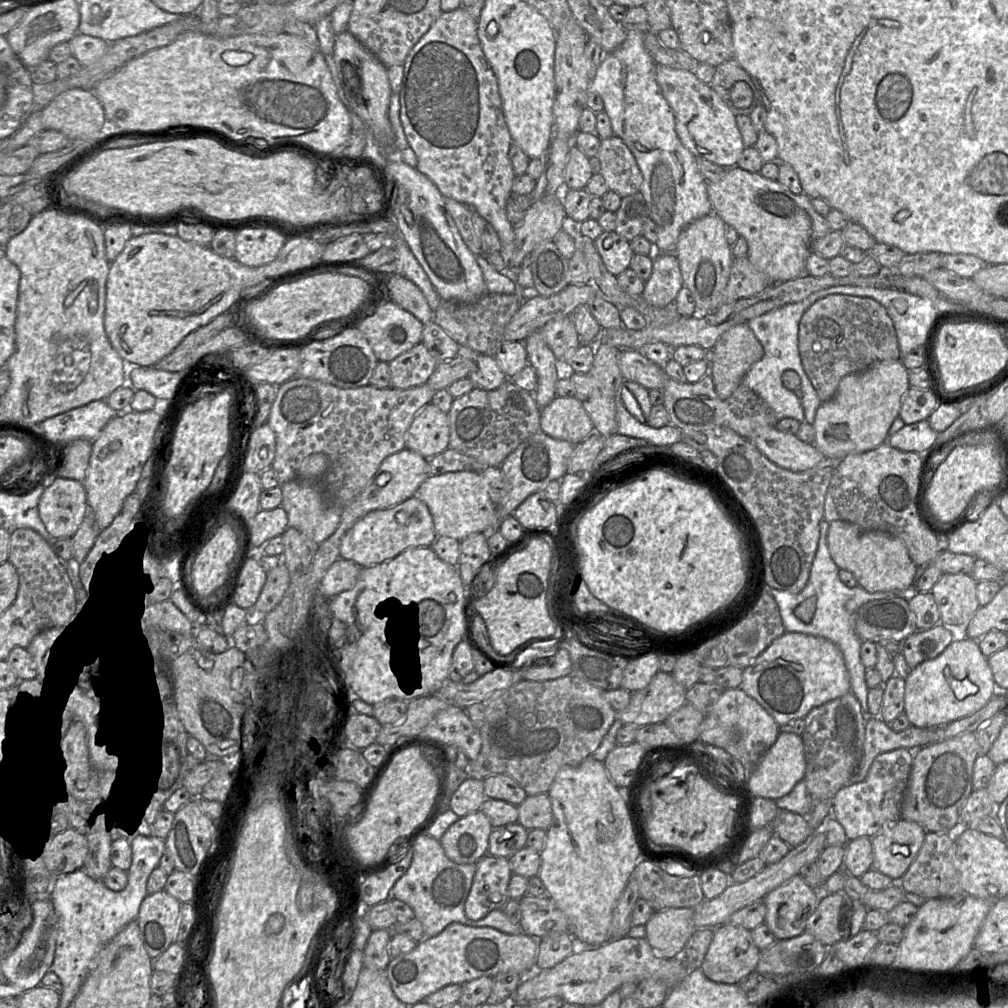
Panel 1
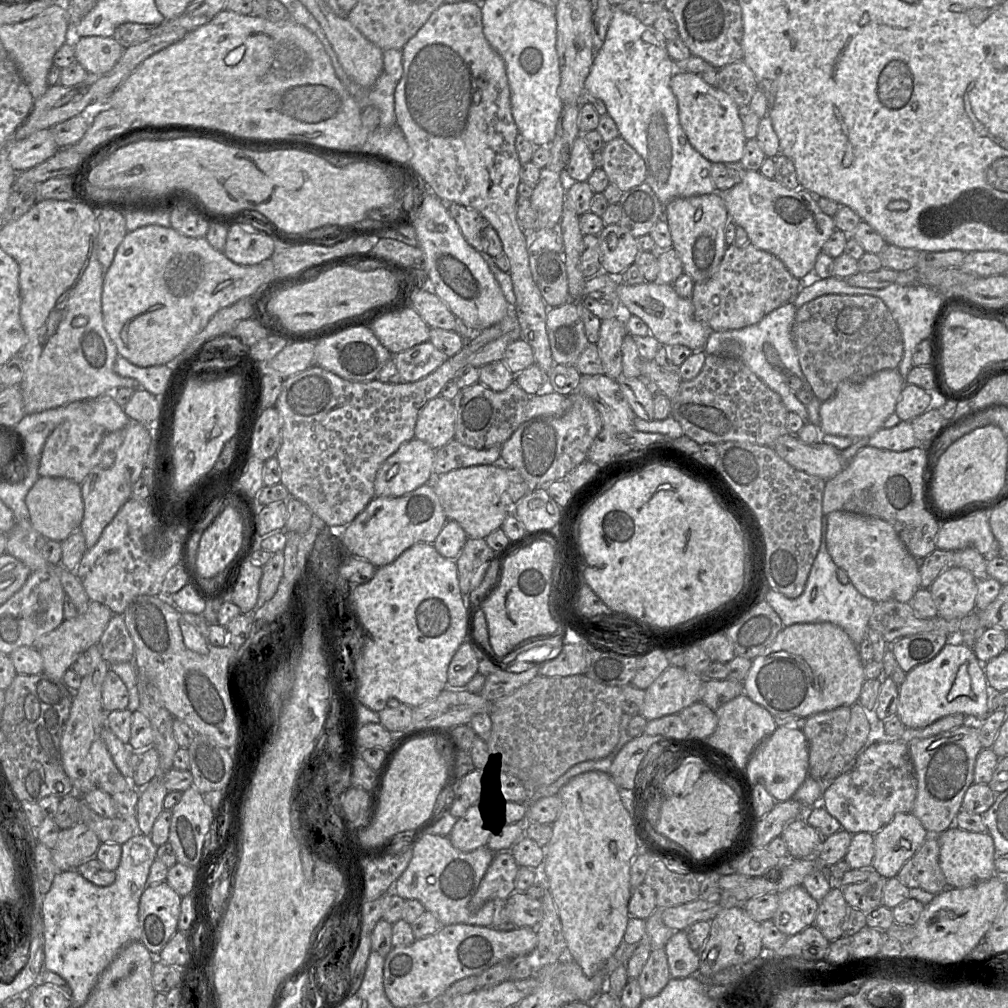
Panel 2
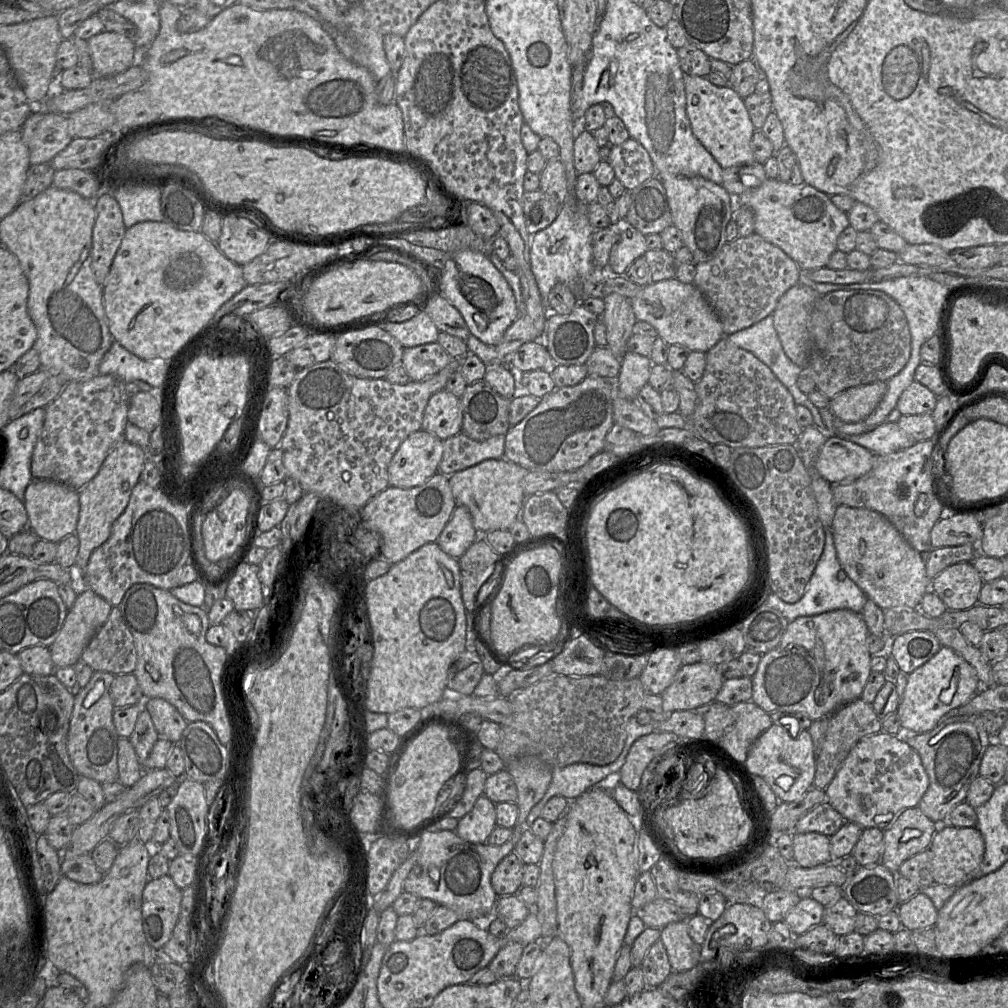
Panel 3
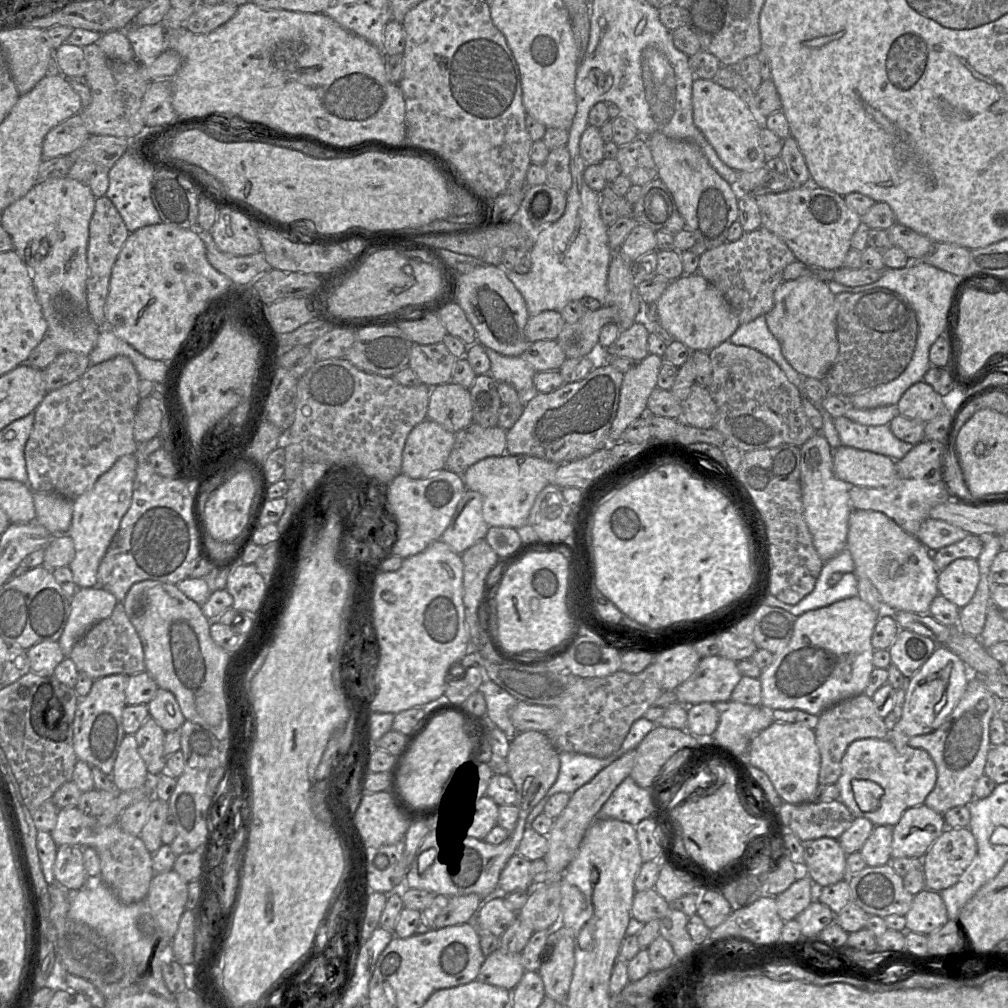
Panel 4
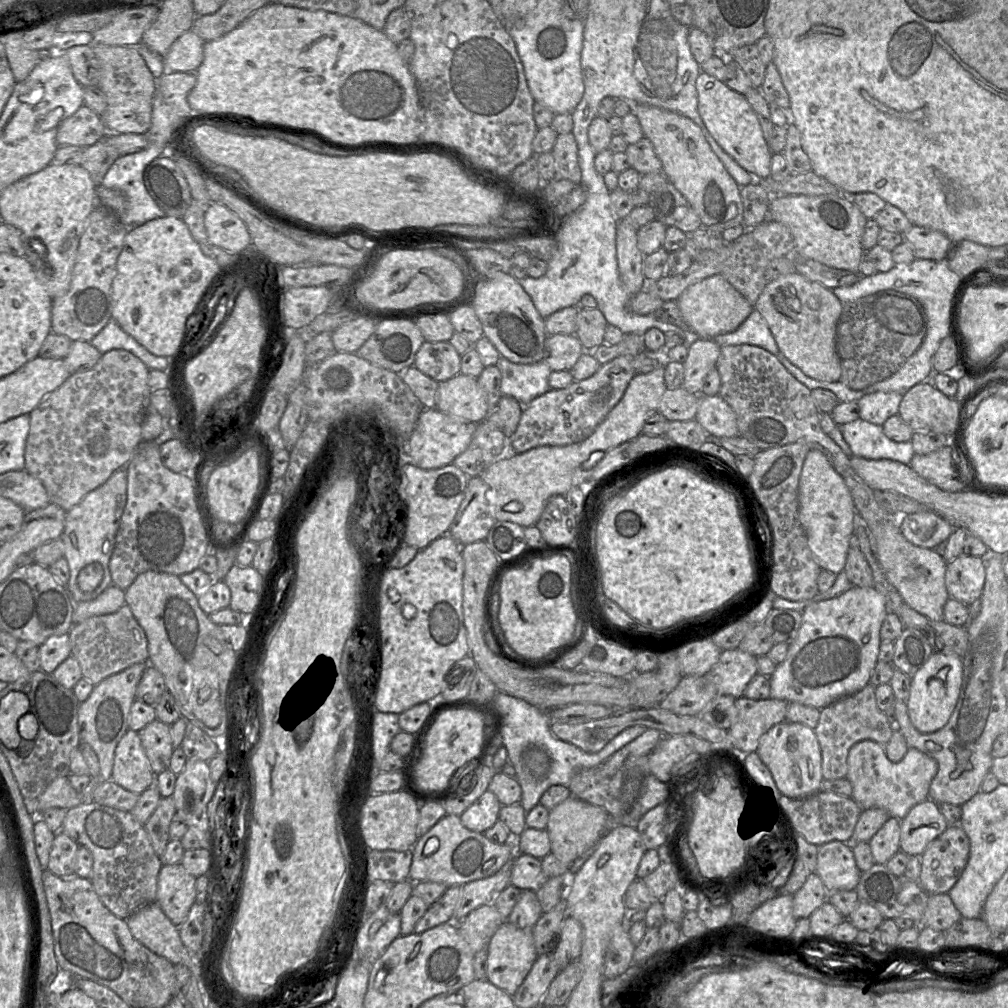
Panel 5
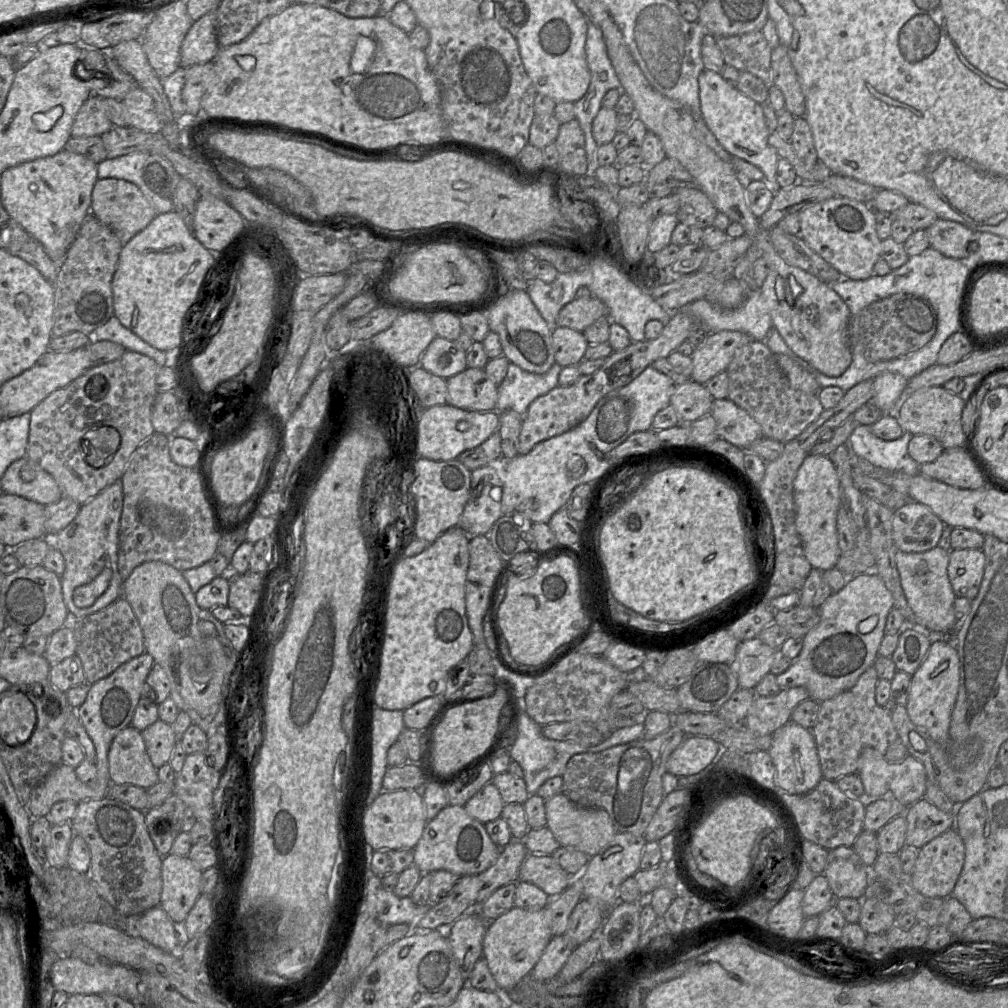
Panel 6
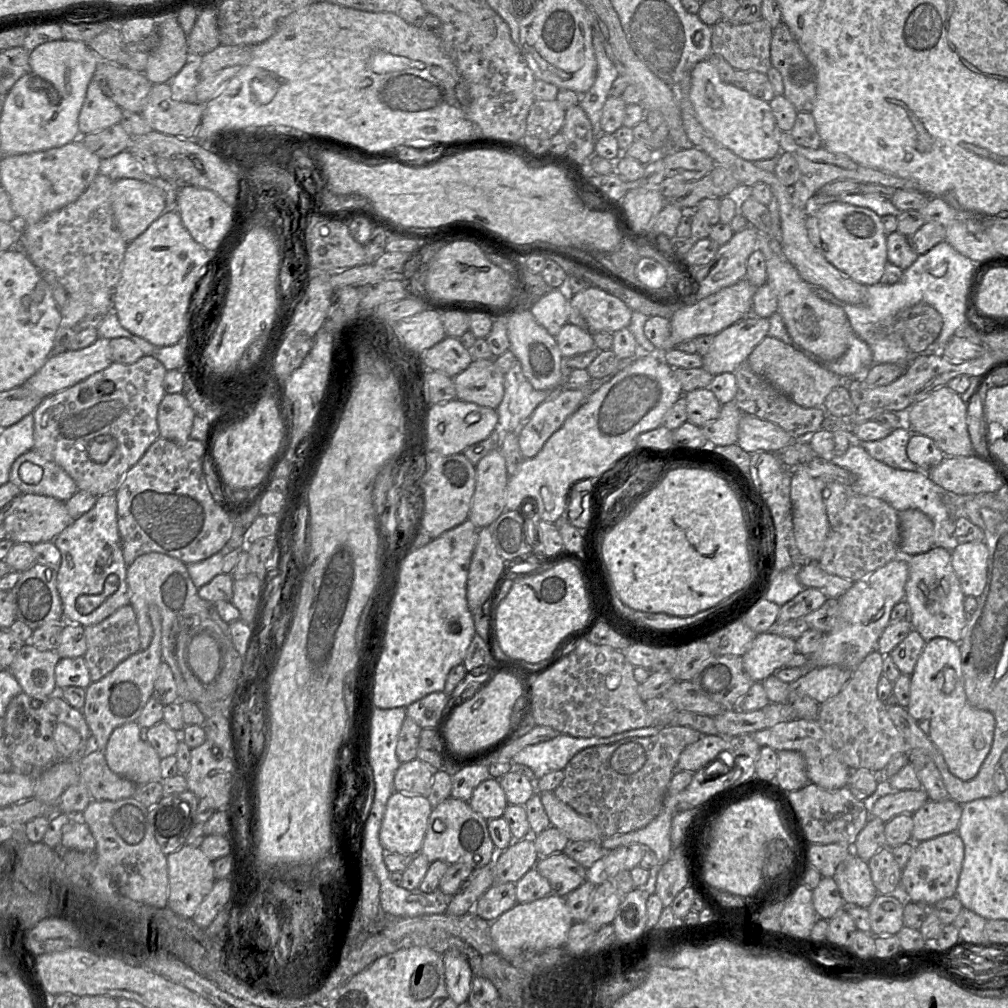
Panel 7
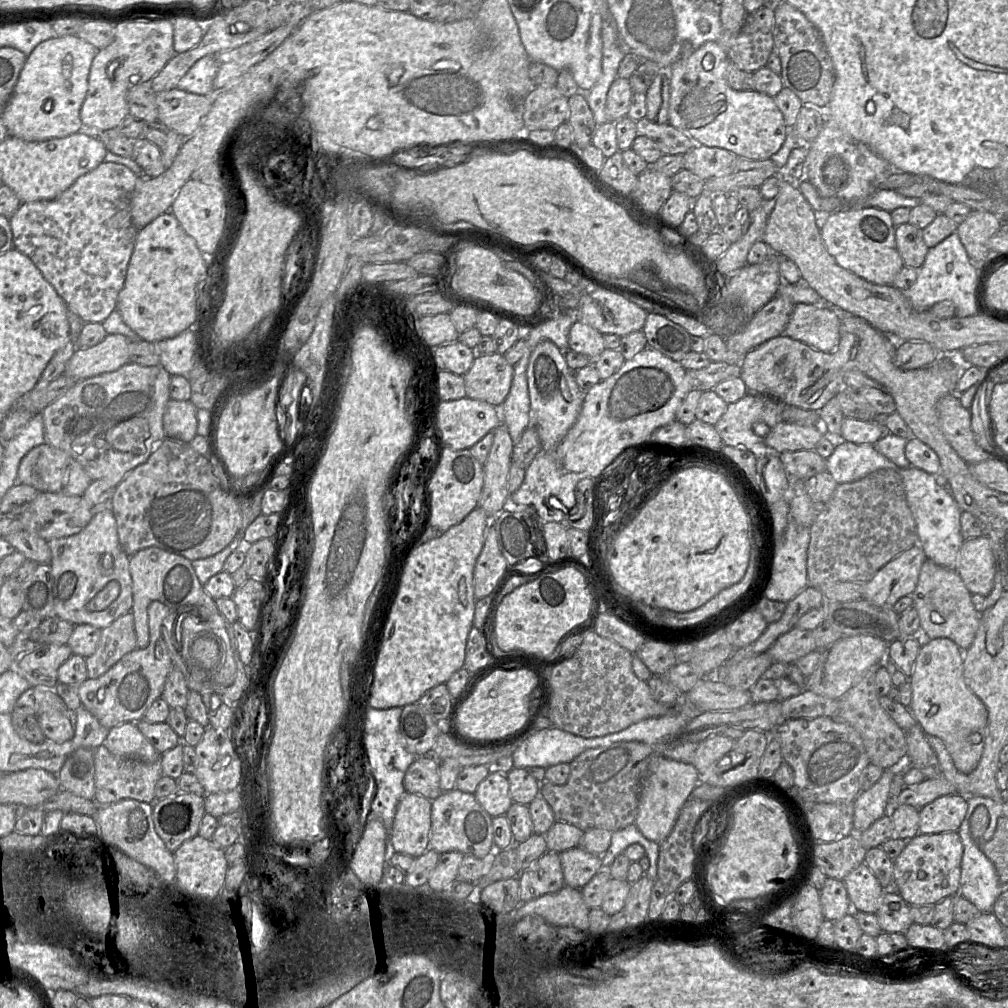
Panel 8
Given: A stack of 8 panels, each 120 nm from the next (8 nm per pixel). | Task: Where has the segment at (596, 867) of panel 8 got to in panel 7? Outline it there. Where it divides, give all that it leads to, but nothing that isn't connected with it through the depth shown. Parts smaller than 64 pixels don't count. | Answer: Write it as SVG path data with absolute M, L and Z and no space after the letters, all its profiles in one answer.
M564 853L540 857L535 869L548 880L552 893L562 897L595 875Z

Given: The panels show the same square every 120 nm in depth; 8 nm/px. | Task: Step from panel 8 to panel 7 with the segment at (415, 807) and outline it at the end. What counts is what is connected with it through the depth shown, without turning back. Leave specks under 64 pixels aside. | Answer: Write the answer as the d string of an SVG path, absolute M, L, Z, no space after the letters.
M393 792L387 801L379 832L383 849L399 854L419 854L431 811L426 797Z

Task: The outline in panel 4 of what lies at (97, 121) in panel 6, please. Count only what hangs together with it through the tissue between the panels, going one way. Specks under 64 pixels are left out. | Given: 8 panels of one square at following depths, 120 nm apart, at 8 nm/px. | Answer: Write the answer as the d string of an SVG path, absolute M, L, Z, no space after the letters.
M81 113L74 115L52 128L46 135L42 147L43 159L69 155L89 136Z

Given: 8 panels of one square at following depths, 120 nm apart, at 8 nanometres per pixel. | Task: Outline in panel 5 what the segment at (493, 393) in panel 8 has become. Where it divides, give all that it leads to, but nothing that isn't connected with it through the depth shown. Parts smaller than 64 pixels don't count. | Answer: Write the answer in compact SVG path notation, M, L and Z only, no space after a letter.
M459 373L439 382L435 408L459 421L484 421L490 407L477 378Z

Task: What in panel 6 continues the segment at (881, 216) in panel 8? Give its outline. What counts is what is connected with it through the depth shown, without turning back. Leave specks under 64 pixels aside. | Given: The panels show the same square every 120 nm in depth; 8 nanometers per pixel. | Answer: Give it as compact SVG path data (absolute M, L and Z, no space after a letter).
M833 197L799 212L800 237L815 253L842 276L864 280L873 275L873 267L881 258L881 241L876 231L876 214L868 203L846 197Z

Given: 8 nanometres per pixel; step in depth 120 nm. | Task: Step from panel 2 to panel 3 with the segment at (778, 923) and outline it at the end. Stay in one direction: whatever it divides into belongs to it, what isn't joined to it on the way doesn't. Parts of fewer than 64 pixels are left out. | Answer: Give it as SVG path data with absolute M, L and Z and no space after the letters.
M804 894L797 905L792 907L784 917L783 921L789 926L792 933L802 935L810 928L823 923L825 907Z

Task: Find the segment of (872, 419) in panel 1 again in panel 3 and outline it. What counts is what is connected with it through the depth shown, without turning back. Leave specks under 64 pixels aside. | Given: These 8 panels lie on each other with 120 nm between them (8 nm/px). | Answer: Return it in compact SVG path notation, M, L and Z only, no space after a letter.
M887 381L848 388L830 399L829 410L846 423L863 421L877 407L886 390Z

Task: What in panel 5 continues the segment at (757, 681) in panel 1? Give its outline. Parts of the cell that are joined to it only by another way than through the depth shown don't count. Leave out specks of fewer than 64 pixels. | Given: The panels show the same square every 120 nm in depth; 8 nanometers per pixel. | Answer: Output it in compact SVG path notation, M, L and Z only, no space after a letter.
M852 585L837 597L811 601L785 660L770 676L770 698L824 708L862 690L878 661L880 628L887 612L884 597L873 586Z

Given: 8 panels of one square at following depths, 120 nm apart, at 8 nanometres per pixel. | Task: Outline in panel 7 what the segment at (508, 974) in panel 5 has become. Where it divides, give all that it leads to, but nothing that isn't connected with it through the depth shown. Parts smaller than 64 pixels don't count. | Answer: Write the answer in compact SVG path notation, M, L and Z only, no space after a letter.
M550 895L528 903L517 903L490 923L490 937L494 943L494 952L511 962L525 951L542 951L555 947L564 947L573 919L564 897Z

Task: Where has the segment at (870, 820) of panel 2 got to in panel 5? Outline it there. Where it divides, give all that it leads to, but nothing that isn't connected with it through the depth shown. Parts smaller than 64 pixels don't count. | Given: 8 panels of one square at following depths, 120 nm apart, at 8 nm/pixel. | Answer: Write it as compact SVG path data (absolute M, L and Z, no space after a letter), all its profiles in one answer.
M871 740L860 741L851 747L848 753L847 765L846 778L850 781L853 788L852 798L862 810L881 808L890 817L895 817L899 820L906 817L914 806L929 798L930 785L938 771L938 764L933 758L914 748L909 748L901 761L893 763L887 758L884 745Z

